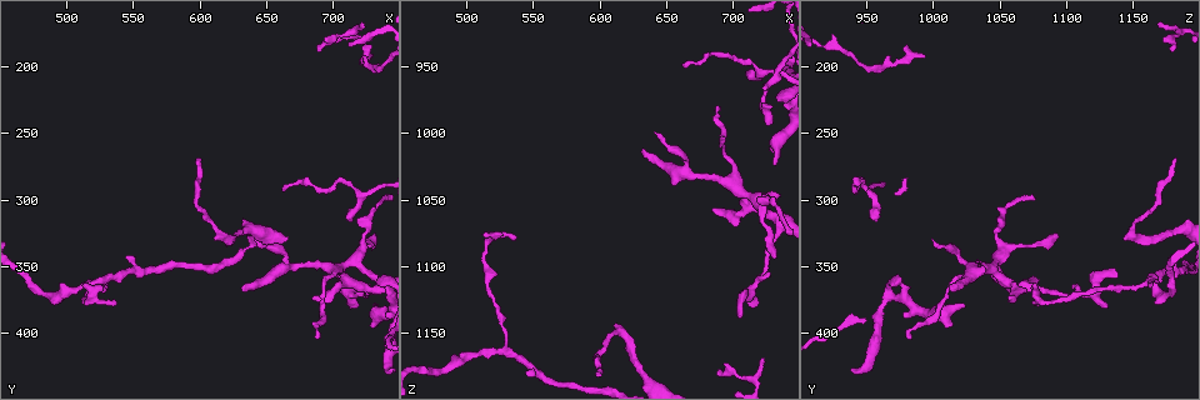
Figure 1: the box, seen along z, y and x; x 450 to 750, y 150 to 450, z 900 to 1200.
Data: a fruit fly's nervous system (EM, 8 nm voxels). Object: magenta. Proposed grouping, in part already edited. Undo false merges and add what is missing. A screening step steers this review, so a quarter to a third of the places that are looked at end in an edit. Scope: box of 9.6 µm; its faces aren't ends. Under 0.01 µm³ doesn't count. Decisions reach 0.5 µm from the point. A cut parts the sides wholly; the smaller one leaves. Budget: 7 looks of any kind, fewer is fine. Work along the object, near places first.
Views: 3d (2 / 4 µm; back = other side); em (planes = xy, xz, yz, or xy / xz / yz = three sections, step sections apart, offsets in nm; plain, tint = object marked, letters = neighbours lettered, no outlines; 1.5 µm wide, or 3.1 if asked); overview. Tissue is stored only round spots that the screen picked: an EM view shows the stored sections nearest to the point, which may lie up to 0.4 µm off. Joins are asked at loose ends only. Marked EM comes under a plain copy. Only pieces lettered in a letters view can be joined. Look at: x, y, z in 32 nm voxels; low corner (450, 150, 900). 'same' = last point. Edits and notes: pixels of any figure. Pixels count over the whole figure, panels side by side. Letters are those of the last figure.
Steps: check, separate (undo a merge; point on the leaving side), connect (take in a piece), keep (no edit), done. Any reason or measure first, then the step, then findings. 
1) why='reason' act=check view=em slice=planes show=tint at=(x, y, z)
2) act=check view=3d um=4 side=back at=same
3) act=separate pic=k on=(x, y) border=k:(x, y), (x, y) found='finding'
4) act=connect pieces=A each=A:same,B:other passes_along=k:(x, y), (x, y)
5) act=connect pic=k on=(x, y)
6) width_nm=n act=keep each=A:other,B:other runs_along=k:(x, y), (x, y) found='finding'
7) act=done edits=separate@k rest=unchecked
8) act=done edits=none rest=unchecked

why='long arm stops here' act=check view=em slice=xy step=8 show=letters at=(596, 270, 1182)

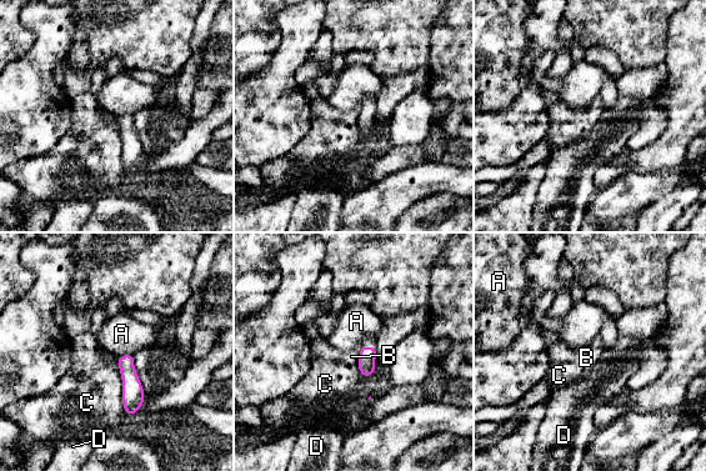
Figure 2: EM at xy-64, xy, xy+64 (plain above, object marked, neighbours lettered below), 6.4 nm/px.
why='another direction' act=check view=em slice=planes show=letters at=same

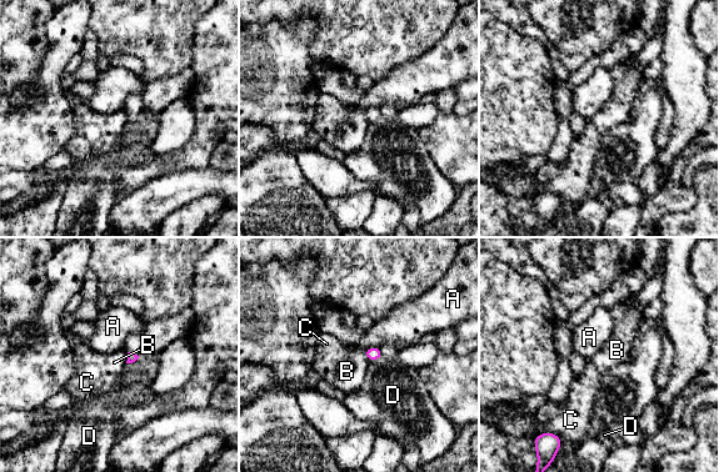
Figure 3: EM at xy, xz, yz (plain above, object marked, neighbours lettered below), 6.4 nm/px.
act=keep each=A:other,B:other,C:other,D:other border=3:(128, 354), (125, 362) found='none of them fits'

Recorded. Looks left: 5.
why='tapers out' act=check view=em slice=xz step=4 show=letters at=(540, 378, 1078)

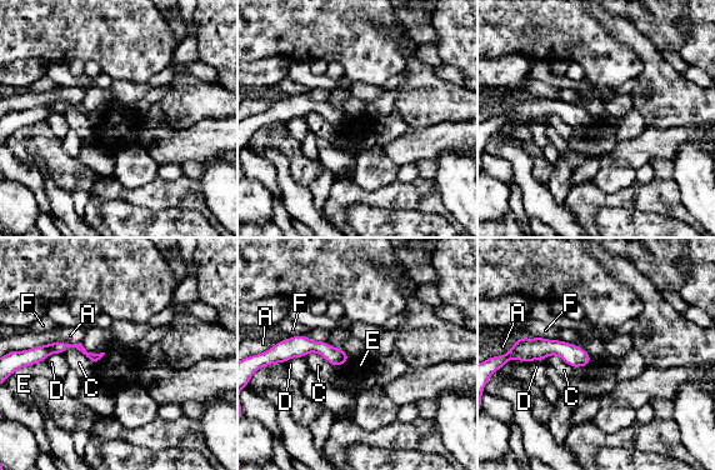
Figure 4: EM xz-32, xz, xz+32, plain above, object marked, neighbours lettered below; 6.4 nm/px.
act=check view=em slice=planes show=letters at=same

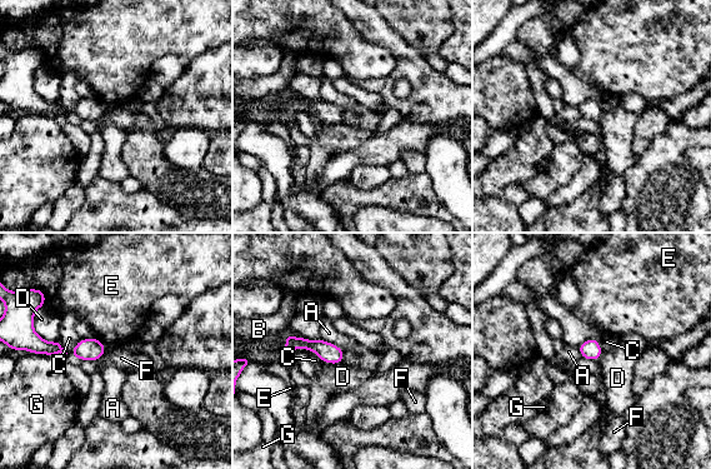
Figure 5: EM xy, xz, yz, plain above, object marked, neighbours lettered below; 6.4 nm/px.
width_nm=110 act=keep each=A:other,B:other,C:other,D:other,E:other,F:other,G:other border=5:(301, 335), (313, 340), (323, 339) found='none of them fits'

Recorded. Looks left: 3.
why='branch stops here' act=check view=3d um=4 at=(688, 404, 982)

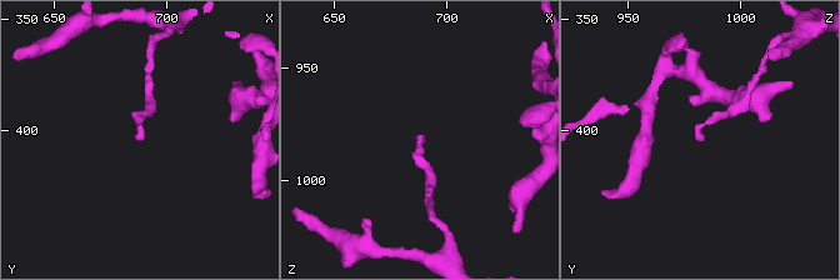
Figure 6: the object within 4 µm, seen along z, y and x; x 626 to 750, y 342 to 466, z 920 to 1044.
why='need the tissue' act=check view=em slice=planes show=tint at=(689, 404, 982)

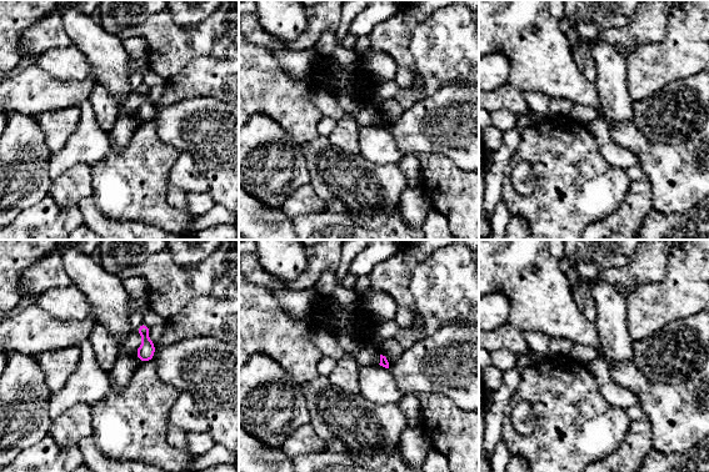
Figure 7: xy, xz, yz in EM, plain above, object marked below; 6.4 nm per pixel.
act=check view=em slice=planes show=letters at=same

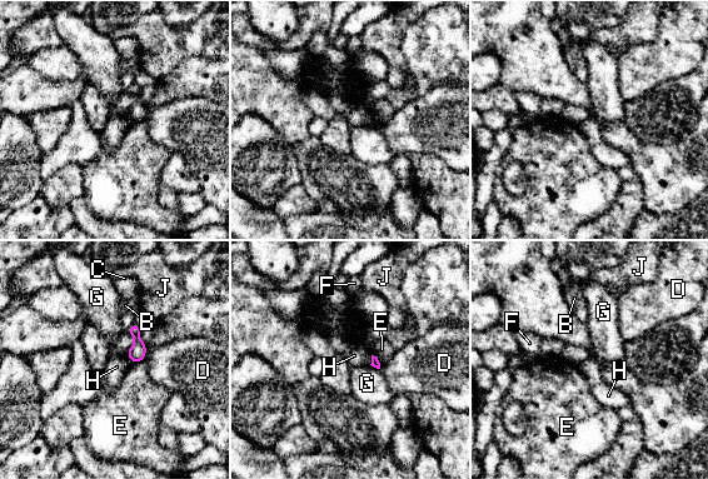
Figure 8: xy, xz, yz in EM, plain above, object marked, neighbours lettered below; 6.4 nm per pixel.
act=keep each=B:other,C:other,D:other,E:other,F:other,G:other,H:other,J:other border=8:(144, 359), (131, 363) found='no lettered piece goes on from it'

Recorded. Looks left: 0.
act=done edits=none rest=unchecked

